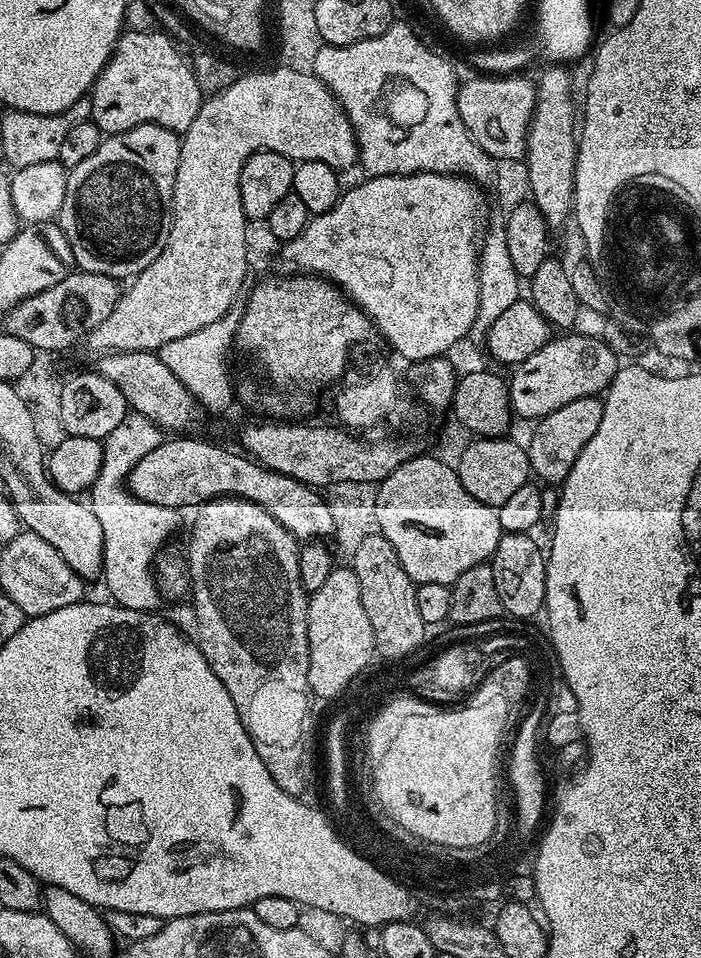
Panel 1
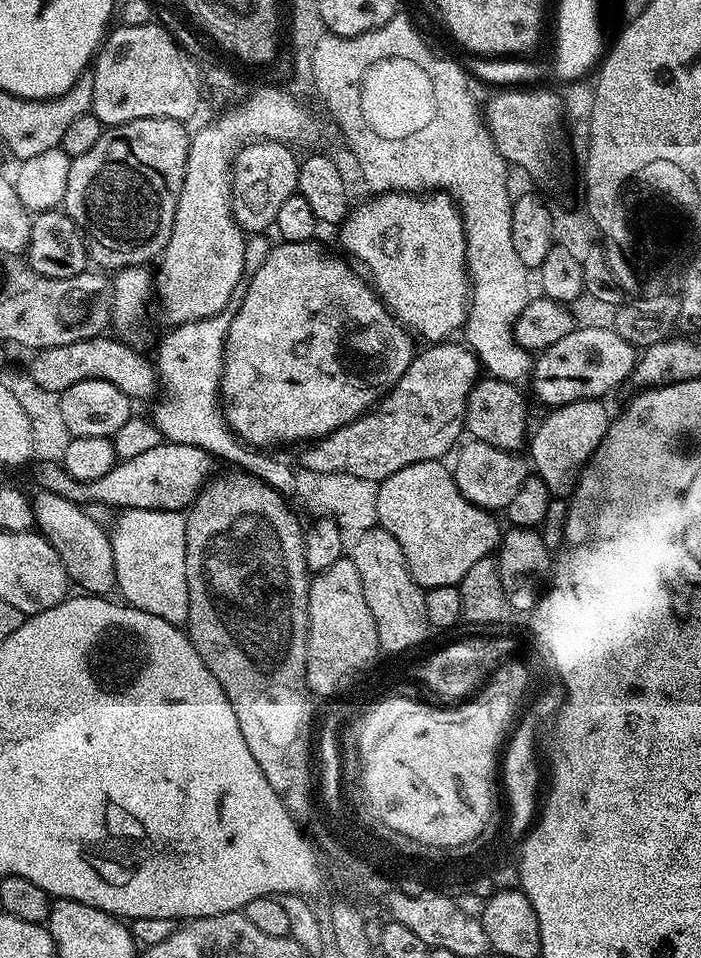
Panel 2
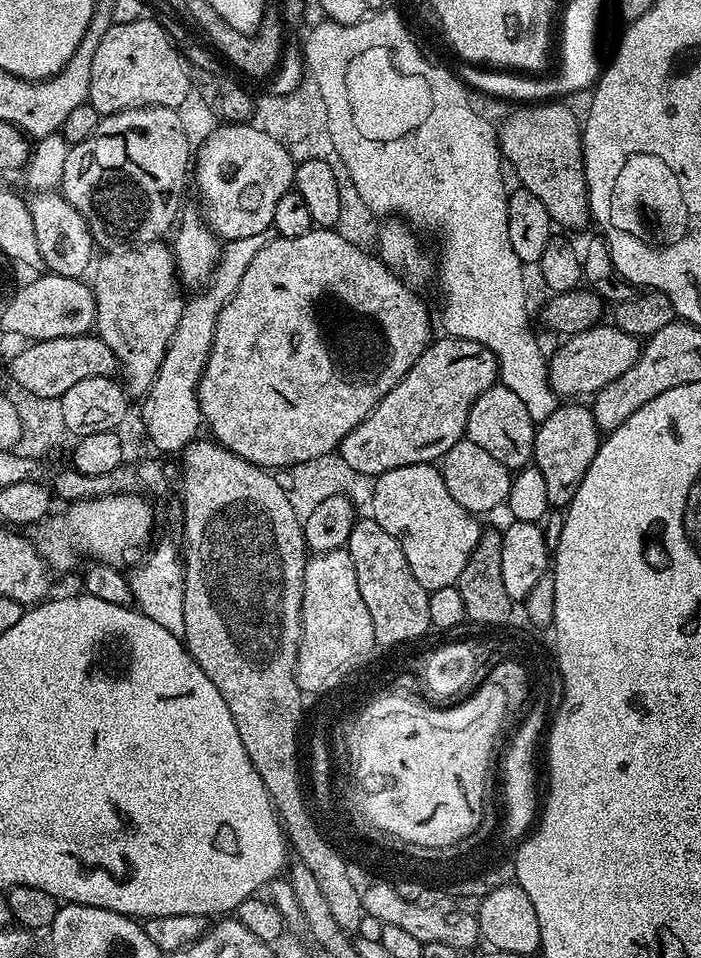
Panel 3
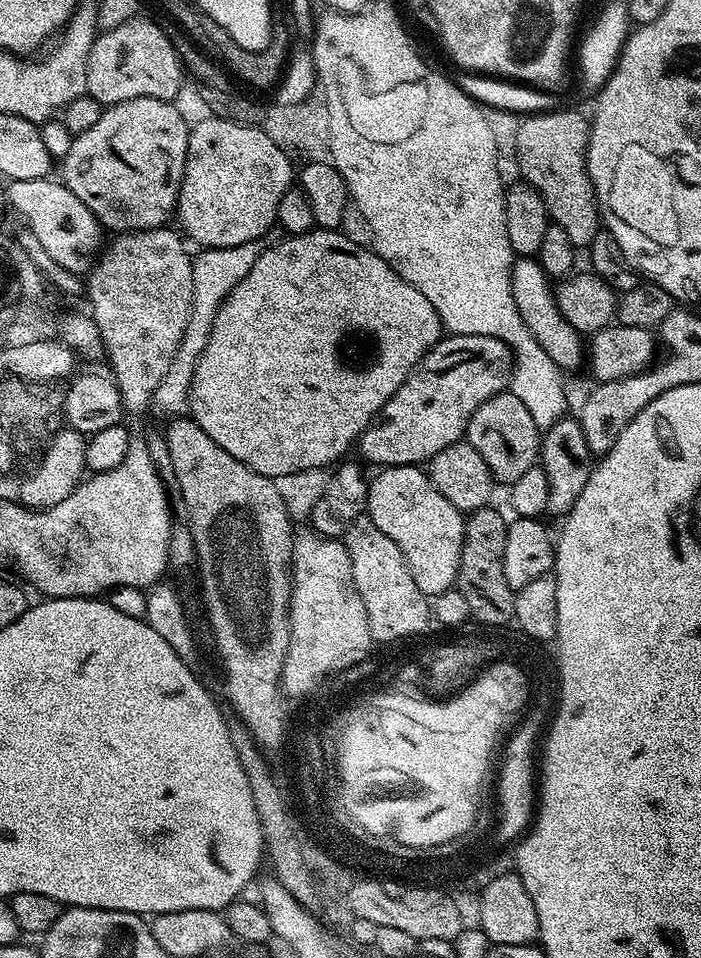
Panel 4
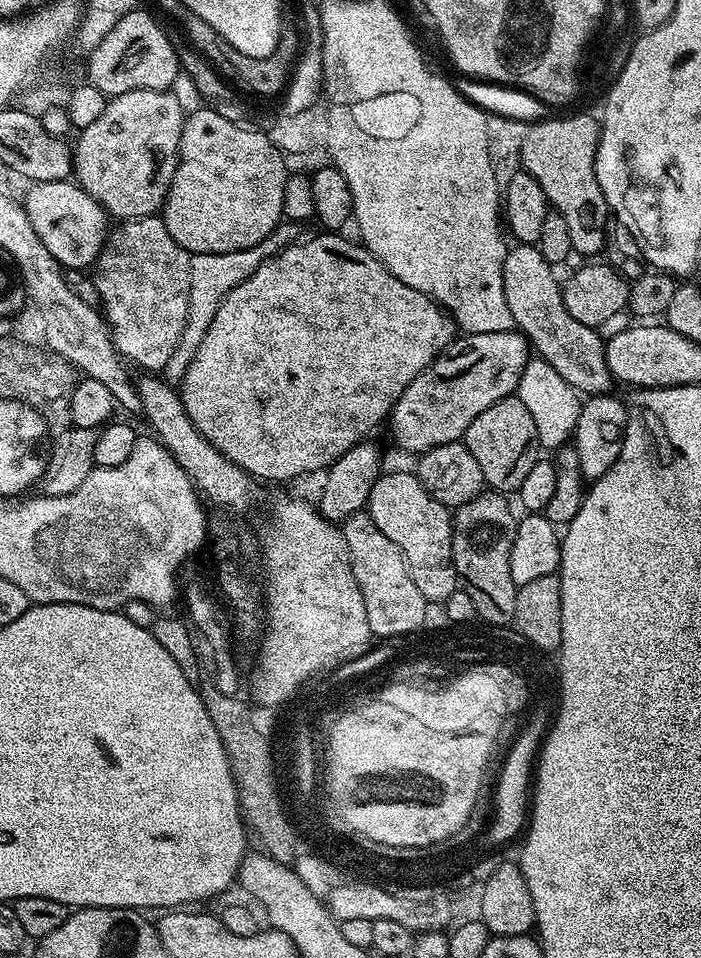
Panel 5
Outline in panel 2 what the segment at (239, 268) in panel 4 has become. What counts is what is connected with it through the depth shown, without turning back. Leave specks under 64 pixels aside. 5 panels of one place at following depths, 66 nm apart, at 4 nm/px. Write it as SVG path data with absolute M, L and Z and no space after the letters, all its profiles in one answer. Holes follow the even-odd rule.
M216 318L191 320L188 324L168 330L172 332L161 338L154 363L162 385L162 395L155 401L156 409L150 413L150 419L167 443L198 446L217 461L229 460L237 464L237 469L259 477L260 468L271 466L271 458L263 451L253 450L242 443L240 437L225 423L220 406L220 375L227 334L227 329L220 322Z

